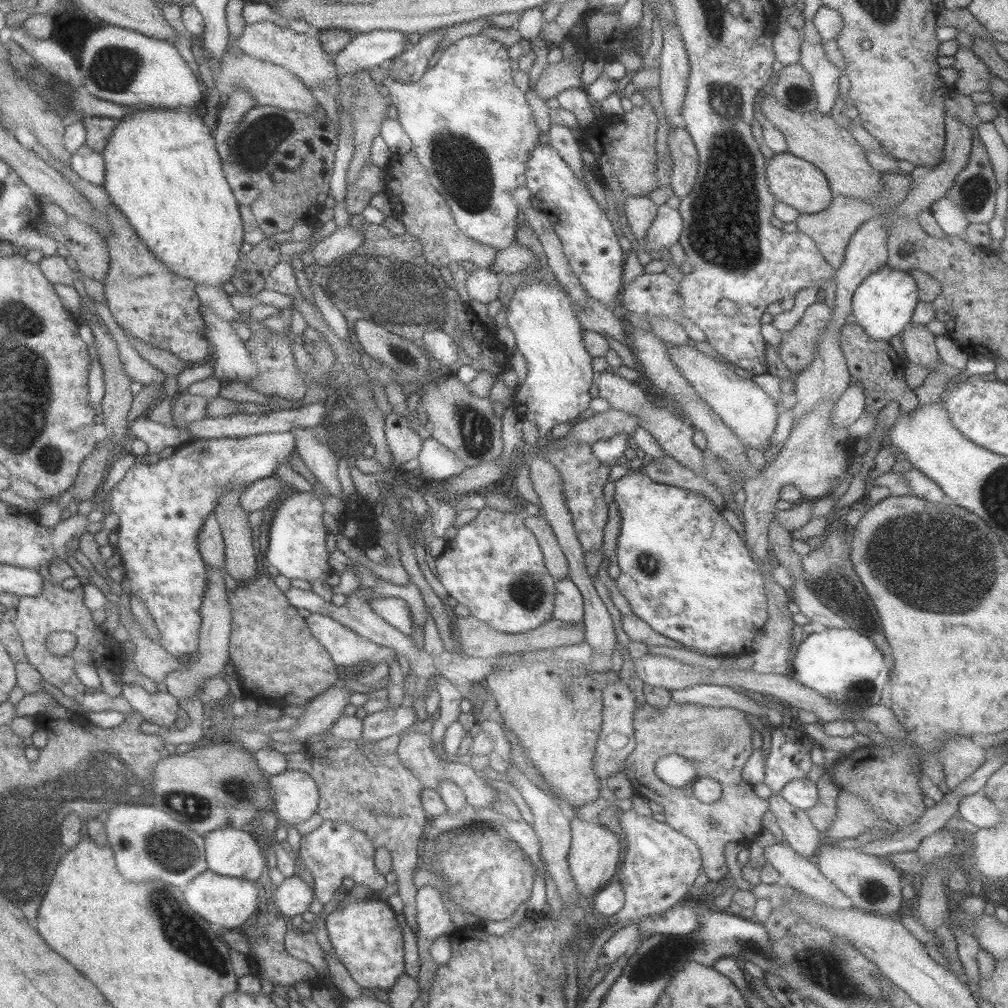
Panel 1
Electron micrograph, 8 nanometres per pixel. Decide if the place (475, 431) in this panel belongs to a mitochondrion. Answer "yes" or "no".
yes

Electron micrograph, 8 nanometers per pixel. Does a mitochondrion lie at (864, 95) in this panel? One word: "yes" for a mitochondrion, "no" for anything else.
no

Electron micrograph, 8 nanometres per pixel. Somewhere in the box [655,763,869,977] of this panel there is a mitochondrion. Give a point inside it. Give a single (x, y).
(754, 947)

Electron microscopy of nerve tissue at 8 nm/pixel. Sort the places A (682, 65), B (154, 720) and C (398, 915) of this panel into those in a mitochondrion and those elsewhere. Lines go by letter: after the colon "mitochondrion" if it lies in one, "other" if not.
A: other
B: other
C: other

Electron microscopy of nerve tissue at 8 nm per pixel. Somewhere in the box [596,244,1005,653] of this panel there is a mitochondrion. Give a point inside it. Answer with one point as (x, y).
(911, 550)

